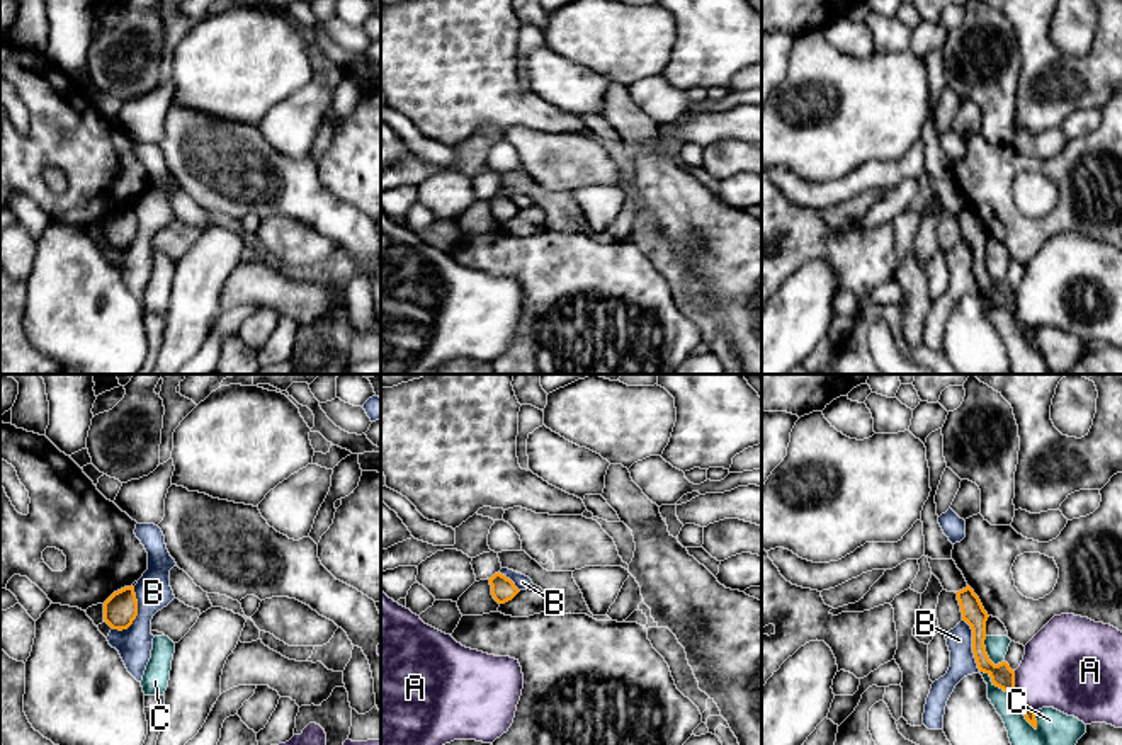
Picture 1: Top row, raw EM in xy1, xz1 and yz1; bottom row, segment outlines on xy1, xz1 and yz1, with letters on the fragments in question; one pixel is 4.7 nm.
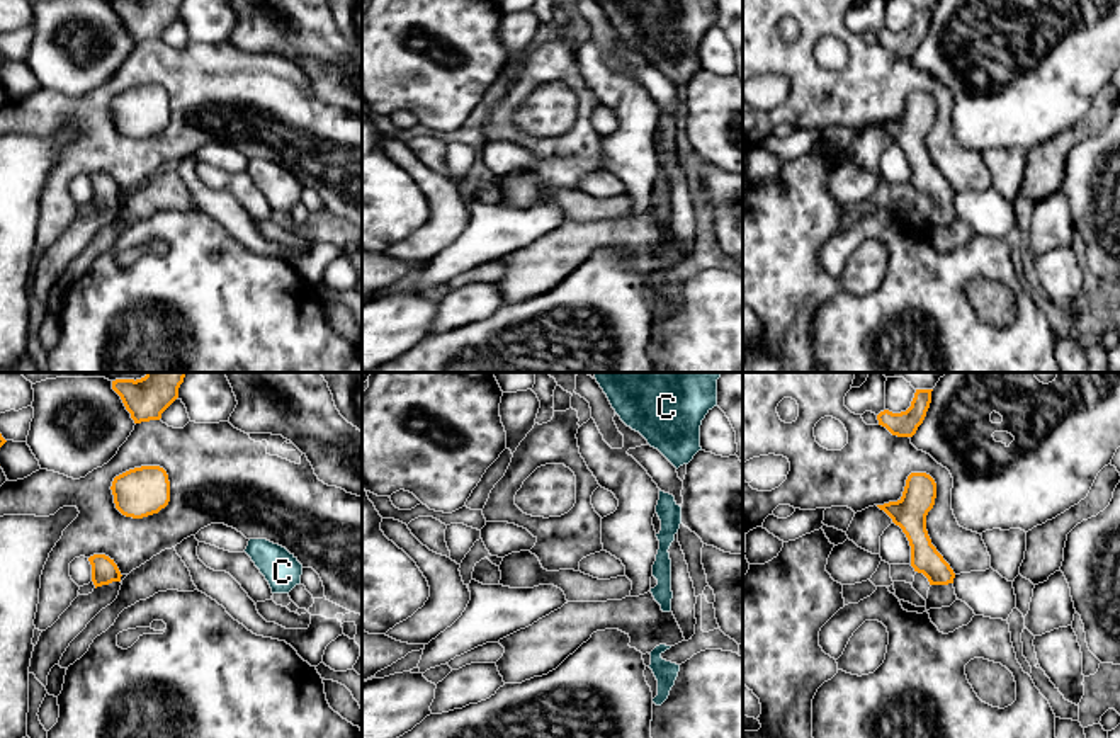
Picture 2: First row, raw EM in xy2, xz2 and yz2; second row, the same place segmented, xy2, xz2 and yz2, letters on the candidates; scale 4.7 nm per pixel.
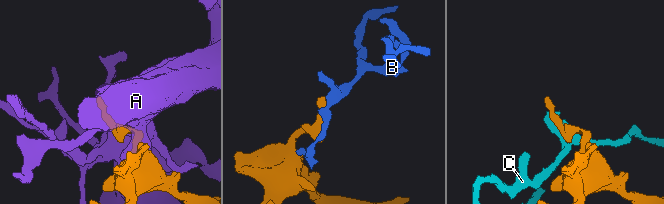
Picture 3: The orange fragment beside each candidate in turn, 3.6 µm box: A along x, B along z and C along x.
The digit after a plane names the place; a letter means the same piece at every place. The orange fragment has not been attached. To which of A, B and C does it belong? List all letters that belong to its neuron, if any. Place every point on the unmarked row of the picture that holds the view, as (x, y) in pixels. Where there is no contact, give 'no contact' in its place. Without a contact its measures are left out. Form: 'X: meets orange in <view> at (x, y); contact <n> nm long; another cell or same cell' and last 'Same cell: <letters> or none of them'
A: meets orange in yz1 at (1014, 313); contact 220 nm long; another cell
B: meets orange in xy1 at (136, 233); contact 240 nm long; another cell
C: meets orange in yz1 at (1012, 315); contact 400 nm long; another cell
Same cell: none of them

